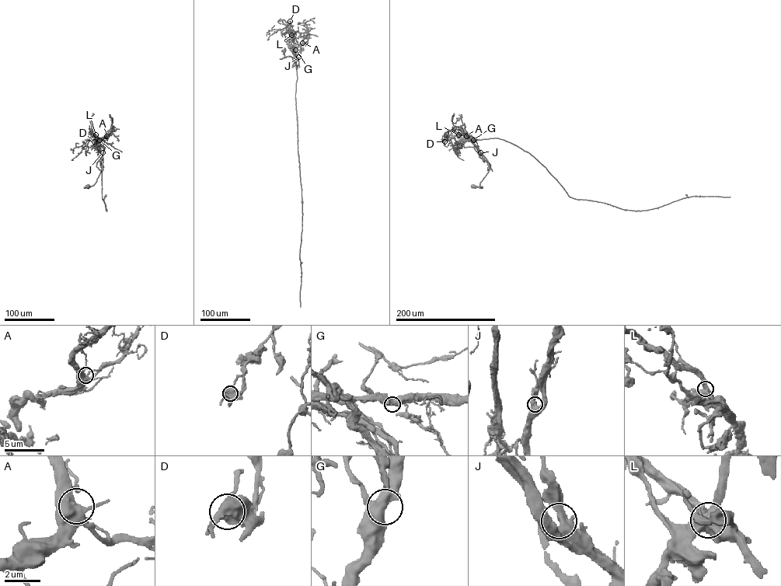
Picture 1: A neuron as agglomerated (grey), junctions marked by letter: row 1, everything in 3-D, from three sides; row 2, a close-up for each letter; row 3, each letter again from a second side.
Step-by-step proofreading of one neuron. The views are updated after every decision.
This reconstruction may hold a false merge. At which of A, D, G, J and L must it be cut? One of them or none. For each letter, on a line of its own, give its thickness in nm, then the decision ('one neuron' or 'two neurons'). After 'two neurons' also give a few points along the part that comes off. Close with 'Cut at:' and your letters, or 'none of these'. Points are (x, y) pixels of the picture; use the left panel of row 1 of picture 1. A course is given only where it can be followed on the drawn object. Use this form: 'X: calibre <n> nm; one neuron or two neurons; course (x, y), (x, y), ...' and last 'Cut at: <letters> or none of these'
A: calibre 500 nm; one neuron
D: calibre 550 nm; one neuron
G: calibre 460 nm; one neuron
J: calibre 500 nm; one neuron
L: calibre 550 nm; two neurons; course (95, 134), (99, 139), (101, 138), (102, 199), (106, 211), (104, 197)
Cut at: L

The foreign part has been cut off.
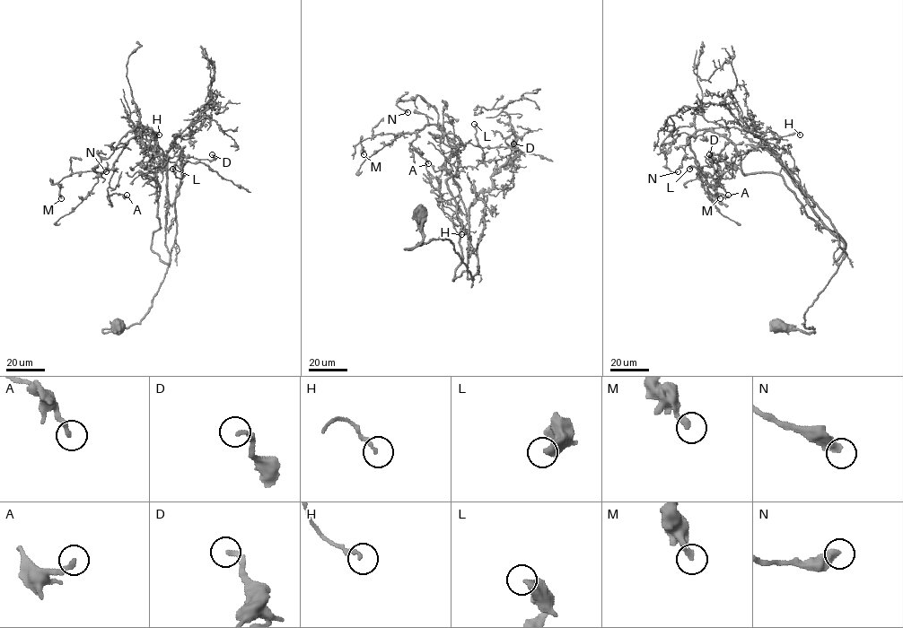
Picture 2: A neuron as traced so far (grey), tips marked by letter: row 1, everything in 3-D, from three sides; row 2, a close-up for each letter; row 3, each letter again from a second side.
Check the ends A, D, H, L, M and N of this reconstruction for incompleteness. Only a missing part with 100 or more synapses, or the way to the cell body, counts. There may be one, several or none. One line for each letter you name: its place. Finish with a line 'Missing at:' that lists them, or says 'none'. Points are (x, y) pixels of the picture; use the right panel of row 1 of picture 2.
Missing at: none

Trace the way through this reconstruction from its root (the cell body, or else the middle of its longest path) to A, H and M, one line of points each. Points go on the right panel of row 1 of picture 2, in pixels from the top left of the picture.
A: (775, 327), (813, 333), (804, 313), (846, 243), (699, 129), (696, 168), (728, 195)
H: (775, 327), (813, 333), (804, 313), (844, 256), (844, 243), (780, 157), (760, 144), (770, 130), (800, 135)
M: (775, 327), (813, 333), (804, 313), (846, 243), (699, 129), (689, 147), (720, 198)

